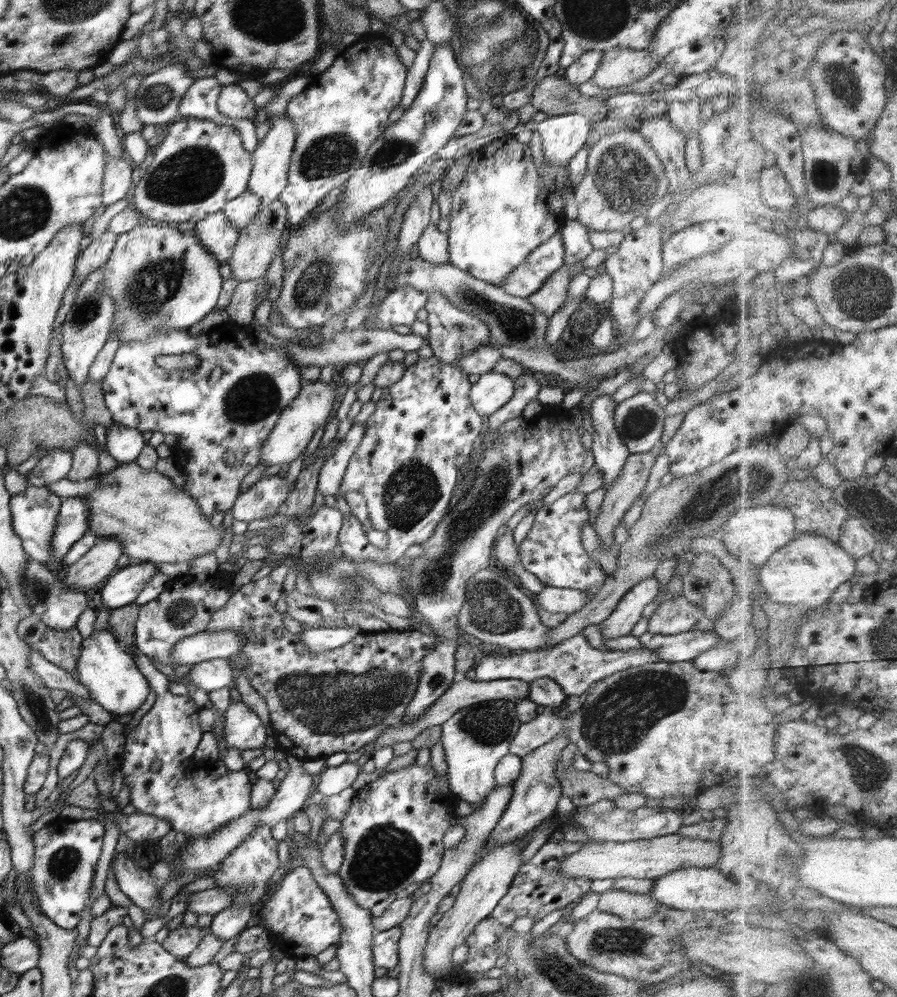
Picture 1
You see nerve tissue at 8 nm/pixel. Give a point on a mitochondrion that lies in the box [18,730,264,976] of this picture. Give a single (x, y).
(62, 863)

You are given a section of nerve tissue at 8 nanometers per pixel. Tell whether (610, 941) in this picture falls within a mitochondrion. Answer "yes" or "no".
yes

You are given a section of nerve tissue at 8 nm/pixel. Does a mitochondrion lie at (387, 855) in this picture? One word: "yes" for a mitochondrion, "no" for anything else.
yes

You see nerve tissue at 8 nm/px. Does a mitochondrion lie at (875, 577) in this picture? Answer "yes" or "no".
no

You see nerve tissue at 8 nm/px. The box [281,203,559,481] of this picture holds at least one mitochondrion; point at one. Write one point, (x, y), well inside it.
(519, 325)

